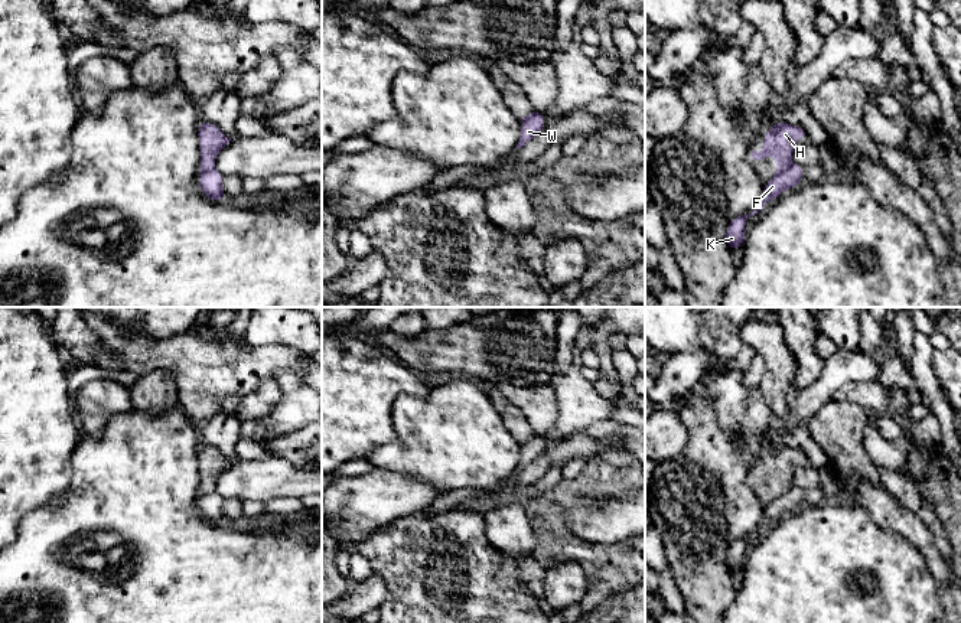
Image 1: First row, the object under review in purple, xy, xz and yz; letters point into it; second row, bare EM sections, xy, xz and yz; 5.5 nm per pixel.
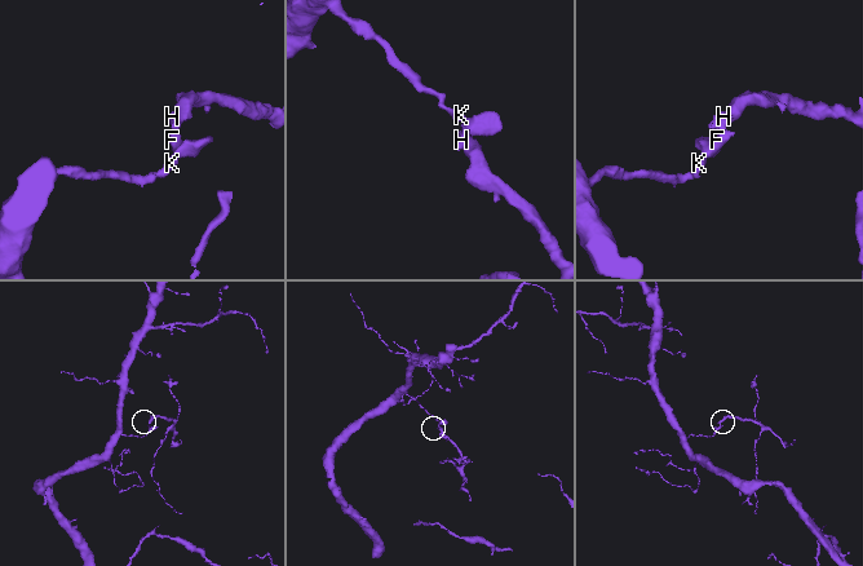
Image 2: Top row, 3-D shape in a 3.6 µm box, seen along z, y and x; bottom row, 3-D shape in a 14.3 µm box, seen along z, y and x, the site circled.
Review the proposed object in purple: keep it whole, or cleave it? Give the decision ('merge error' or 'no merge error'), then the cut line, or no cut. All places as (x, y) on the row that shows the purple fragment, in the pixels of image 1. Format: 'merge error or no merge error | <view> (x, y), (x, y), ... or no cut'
merge error | yz (791, 163), (777, 173)

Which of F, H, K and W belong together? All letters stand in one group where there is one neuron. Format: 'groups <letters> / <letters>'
groups F K W / H

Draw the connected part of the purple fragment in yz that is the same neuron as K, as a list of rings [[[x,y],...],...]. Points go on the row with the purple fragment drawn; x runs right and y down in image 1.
[[[791,163],[781,173],[776,173],[765,186],[760,205],[749,215],[742,215],[729,222],[726,229],[726,244],[732,251],[740,248],[745,241],[745,226],[749,216],[755,216],[766,203],[775,200],[784,190],[801,183],[805,169]]]

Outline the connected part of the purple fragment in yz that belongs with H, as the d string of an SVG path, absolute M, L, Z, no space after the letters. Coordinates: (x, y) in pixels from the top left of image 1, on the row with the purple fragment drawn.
M784 121L775 123L773 127L763 134L763 150L758 153L752 151L753 160L762 160L765 157L776 159L776 173L781 173L791 164L791 156L795 150L795 141L799 138L808 138L808 133L798 125L792 125Z

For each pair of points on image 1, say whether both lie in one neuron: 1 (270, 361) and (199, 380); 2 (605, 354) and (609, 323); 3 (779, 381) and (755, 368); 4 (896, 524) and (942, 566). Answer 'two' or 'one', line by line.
1: one
2: one
3: two
4: one

